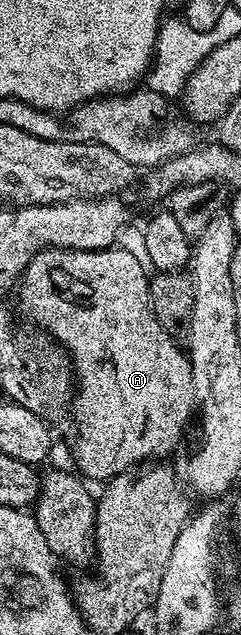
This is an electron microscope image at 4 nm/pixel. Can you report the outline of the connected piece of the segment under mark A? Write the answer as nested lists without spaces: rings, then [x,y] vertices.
[[[120,248],[44,249],[42,252],[36,253],[34,259],[24,268],[23,278],[18,285],[18,290],[20,289],[20,309],[24,312],[25,319],[33,321],[40,329],[49,329],[52,332],[53,339],[64,344],[62,349],[70,358],[70,365],[74,370],[75,384],[76,381],[80,384],[80,390],[76,393],[76,402],[72,405],[72,413],[76,416],[76,442],[72,445],[72,457],[76,460],[77,467],[75,466],[75,468],[89,482],[100,481],[99,483],[107,483],[118,473],[127,470],[129,467],[136,467],[141,463],[151,462],[153,459],[167,458],[164,456],[179,443],[180,436],[183,435],[184,428],[188,425],[188,420],[191,417],[193,420],[194,406],[198,401],[196,388],[194,387],[192,363],[188,359],[187,352],[181,346],[180,349],[176,346],[177,338],[173,334],[167,333],[162,327],[162,323],[158,323],[158,319],[152,310],[152,300],[148,297],[150,277],[149,274],[144,274],[144,269],[146,270],[145,262],[139,256],[136,258],[130,250]]]

